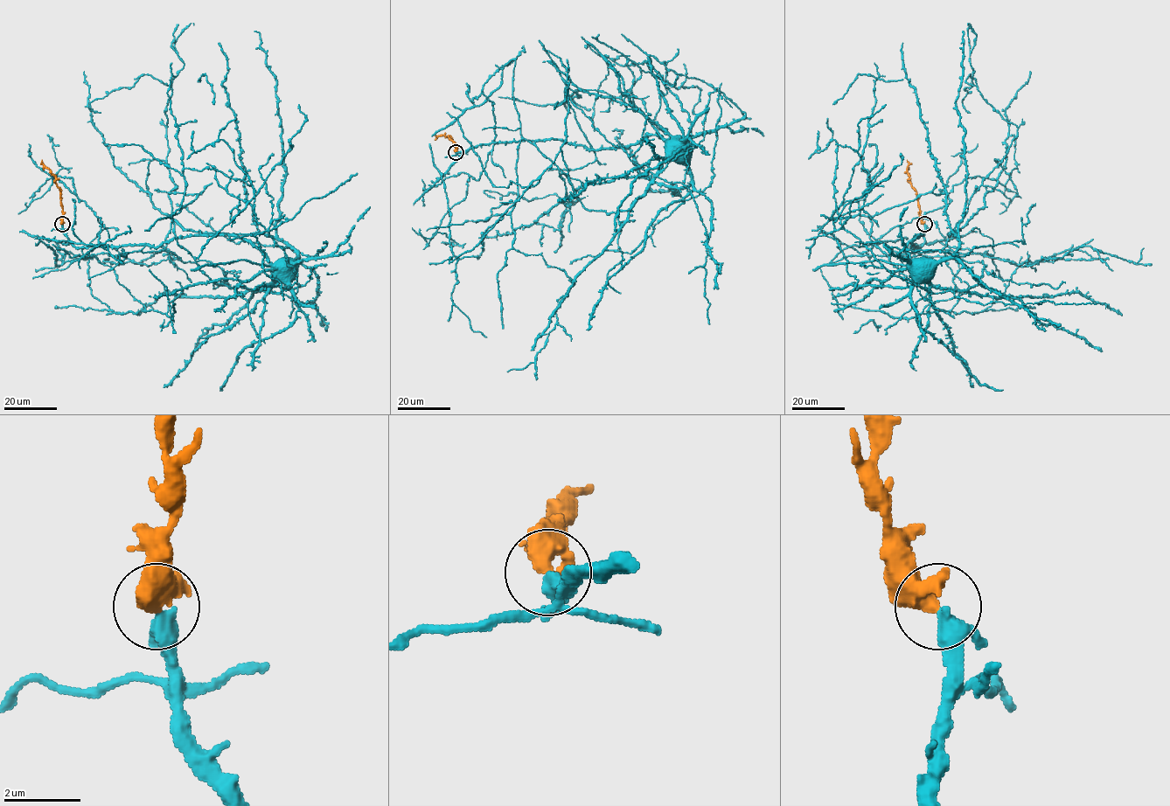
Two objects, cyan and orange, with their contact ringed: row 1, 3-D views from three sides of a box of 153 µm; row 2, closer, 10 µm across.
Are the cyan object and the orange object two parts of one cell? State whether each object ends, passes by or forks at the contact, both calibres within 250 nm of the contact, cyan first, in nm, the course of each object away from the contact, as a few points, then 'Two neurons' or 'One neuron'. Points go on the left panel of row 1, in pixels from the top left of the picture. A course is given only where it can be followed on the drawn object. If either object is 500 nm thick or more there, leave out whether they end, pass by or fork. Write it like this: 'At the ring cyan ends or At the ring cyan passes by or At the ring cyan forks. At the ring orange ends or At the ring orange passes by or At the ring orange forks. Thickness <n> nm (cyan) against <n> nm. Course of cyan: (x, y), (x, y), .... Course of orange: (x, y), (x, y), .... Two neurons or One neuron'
At the ring cyan passes by. At the ring orange passes by. Thickness 320 nm (cyan) against 400 nm. Course of cyan: (61, 224), (71, 242), (82, 247), (160, 246), (195, 235), (236, 235), (278, 267). Course of orange: (61, 224), (61, 190), (56, 184), (56, 177), (42, 160). One neuron

